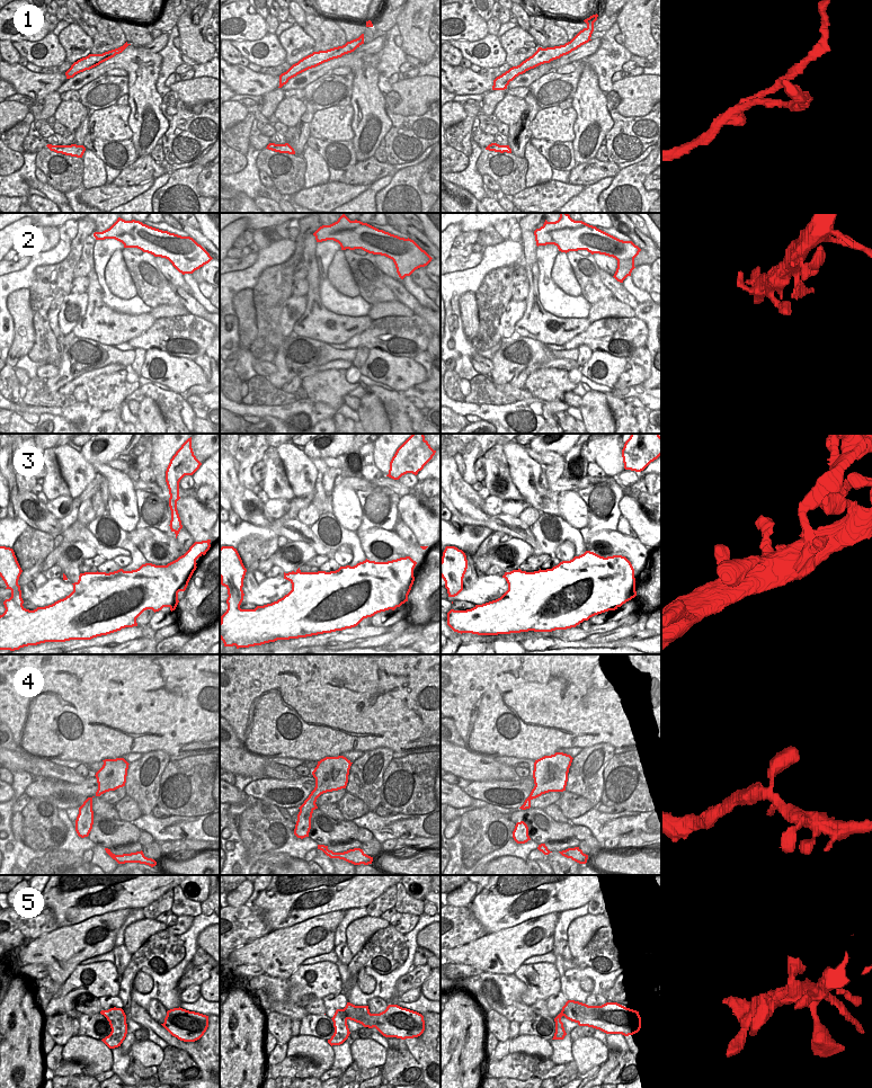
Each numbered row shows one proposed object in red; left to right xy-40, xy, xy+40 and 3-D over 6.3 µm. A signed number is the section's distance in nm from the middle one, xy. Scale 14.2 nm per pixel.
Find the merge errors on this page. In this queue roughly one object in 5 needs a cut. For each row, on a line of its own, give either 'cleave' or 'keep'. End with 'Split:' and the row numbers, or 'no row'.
1: keep
2: keep
3: cleave
4: keep
5: keep
Split: 3

